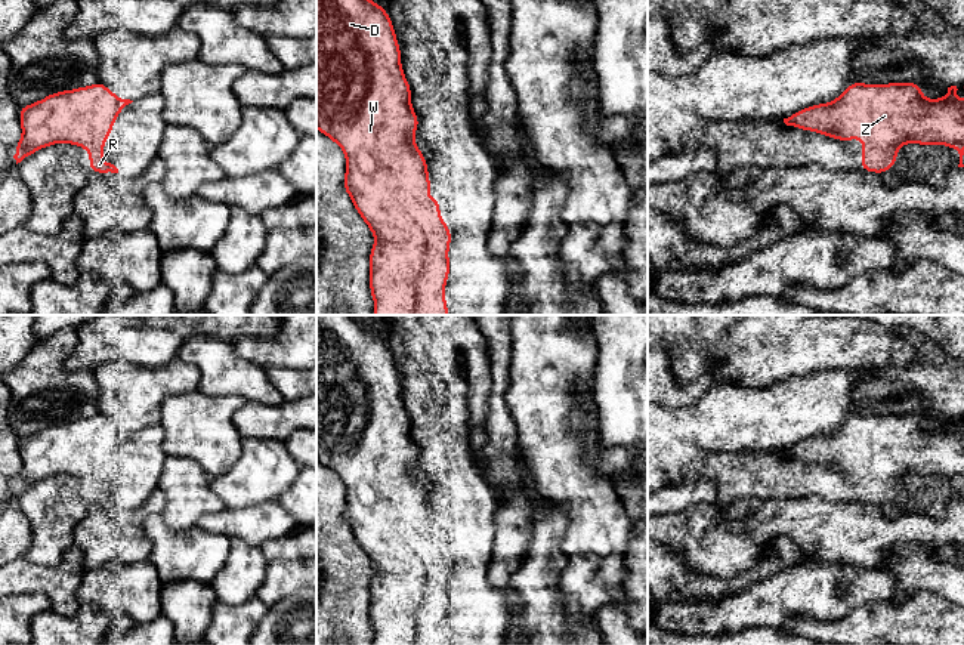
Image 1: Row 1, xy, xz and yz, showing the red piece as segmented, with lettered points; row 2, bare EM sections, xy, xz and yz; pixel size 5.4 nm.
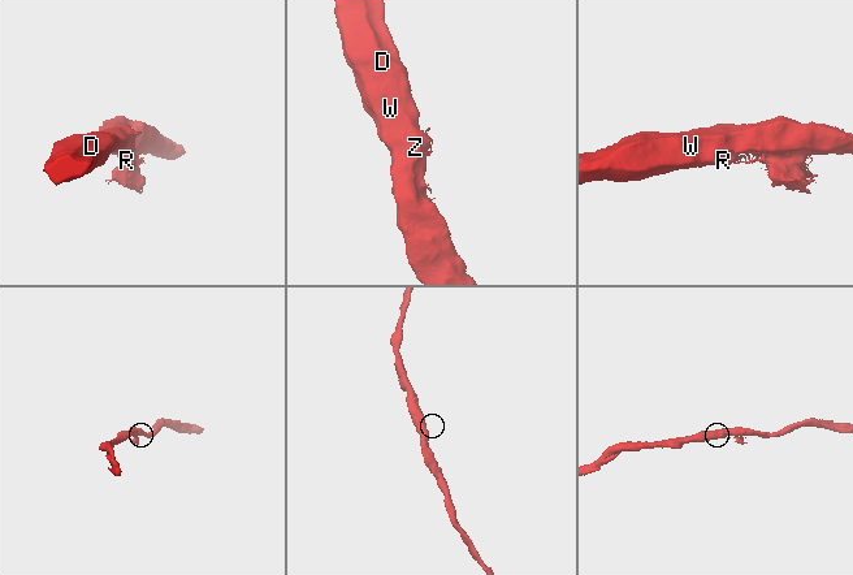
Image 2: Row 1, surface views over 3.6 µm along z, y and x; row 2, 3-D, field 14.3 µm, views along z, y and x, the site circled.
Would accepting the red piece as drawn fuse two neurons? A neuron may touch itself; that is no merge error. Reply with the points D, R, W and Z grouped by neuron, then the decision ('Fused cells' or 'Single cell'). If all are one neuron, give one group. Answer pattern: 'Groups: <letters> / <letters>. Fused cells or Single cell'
Groups: D W Z / R. Fused cells

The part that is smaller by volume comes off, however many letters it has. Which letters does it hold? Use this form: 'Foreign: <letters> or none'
Foreign: R

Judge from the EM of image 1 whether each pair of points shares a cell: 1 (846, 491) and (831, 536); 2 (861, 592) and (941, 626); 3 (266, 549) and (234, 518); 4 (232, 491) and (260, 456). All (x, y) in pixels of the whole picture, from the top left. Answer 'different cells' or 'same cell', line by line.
1: different cells
2: different cells
3: different cells
4: same cell

